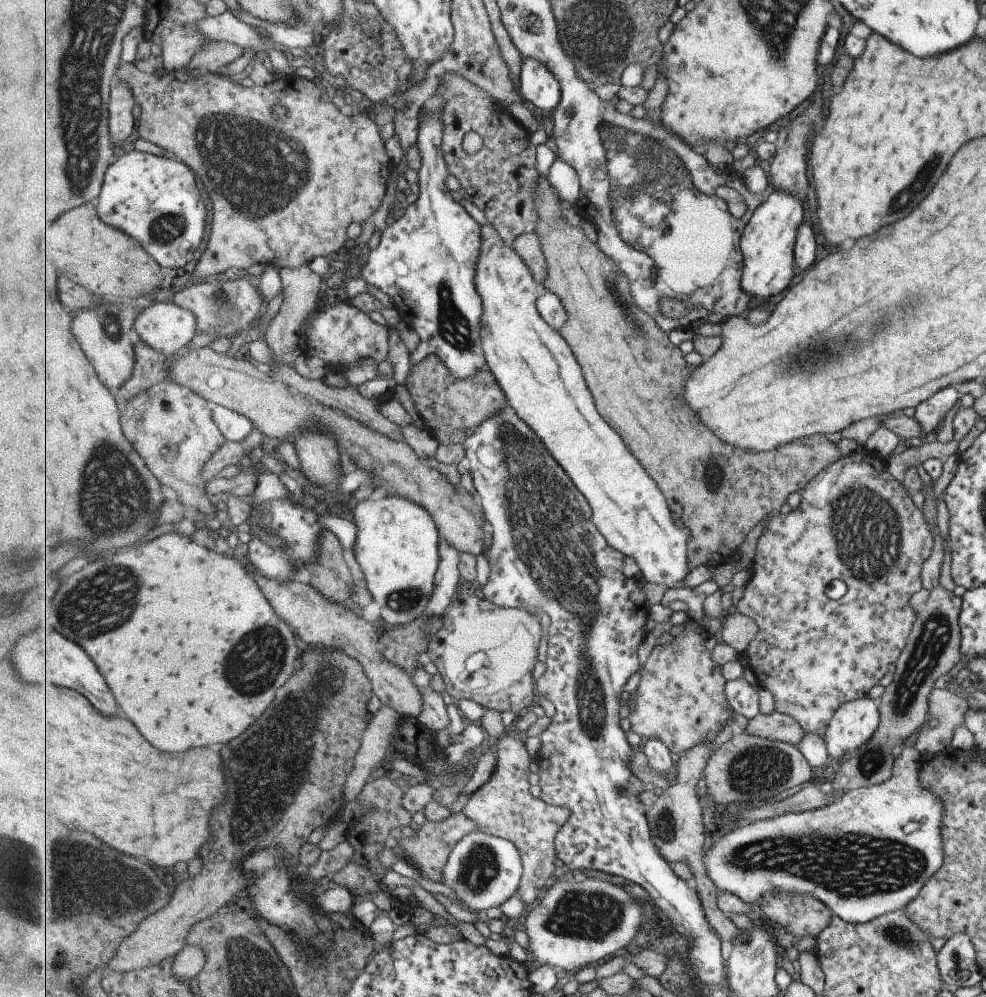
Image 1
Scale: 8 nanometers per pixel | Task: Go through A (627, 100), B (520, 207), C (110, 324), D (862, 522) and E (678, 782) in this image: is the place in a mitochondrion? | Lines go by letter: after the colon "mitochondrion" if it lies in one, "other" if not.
A: other
B: other
C: mitochondrion
D: mitochondrion
E: other

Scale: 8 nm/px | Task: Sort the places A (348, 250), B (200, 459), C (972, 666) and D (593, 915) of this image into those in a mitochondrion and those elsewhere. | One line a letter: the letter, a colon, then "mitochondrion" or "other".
A: other
B: other
C: other
D: mitochondrion

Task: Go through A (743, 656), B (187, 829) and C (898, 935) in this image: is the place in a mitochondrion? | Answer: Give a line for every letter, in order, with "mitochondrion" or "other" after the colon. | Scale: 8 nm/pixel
A: other
B: other
C: mitochondrion

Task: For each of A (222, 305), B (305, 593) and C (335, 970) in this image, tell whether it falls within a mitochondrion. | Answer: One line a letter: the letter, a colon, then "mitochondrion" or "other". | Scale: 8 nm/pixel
A: mitochondrion
B: other
C: other

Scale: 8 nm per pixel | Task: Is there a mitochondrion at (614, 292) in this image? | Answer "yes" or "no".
yes

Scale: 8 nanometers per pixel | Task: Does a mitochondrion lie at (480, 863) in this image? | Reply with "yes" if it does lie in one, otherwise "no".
yes

